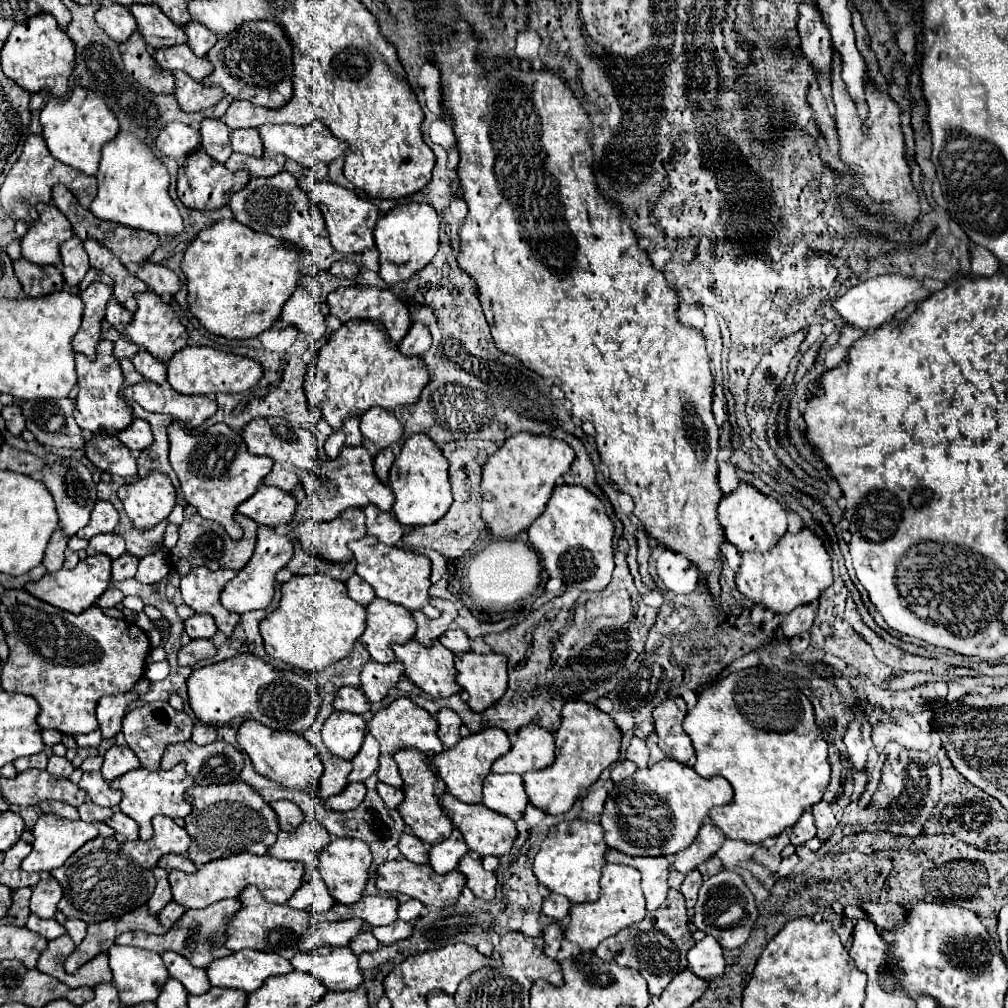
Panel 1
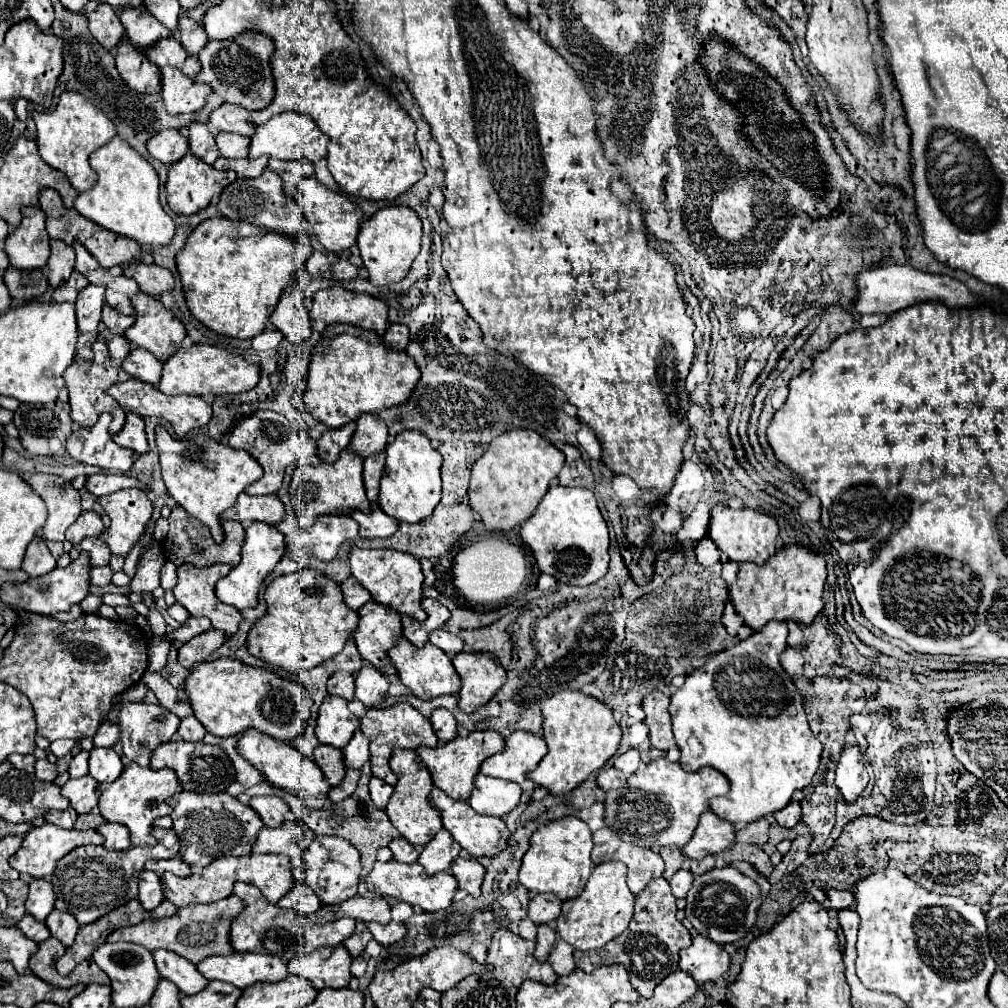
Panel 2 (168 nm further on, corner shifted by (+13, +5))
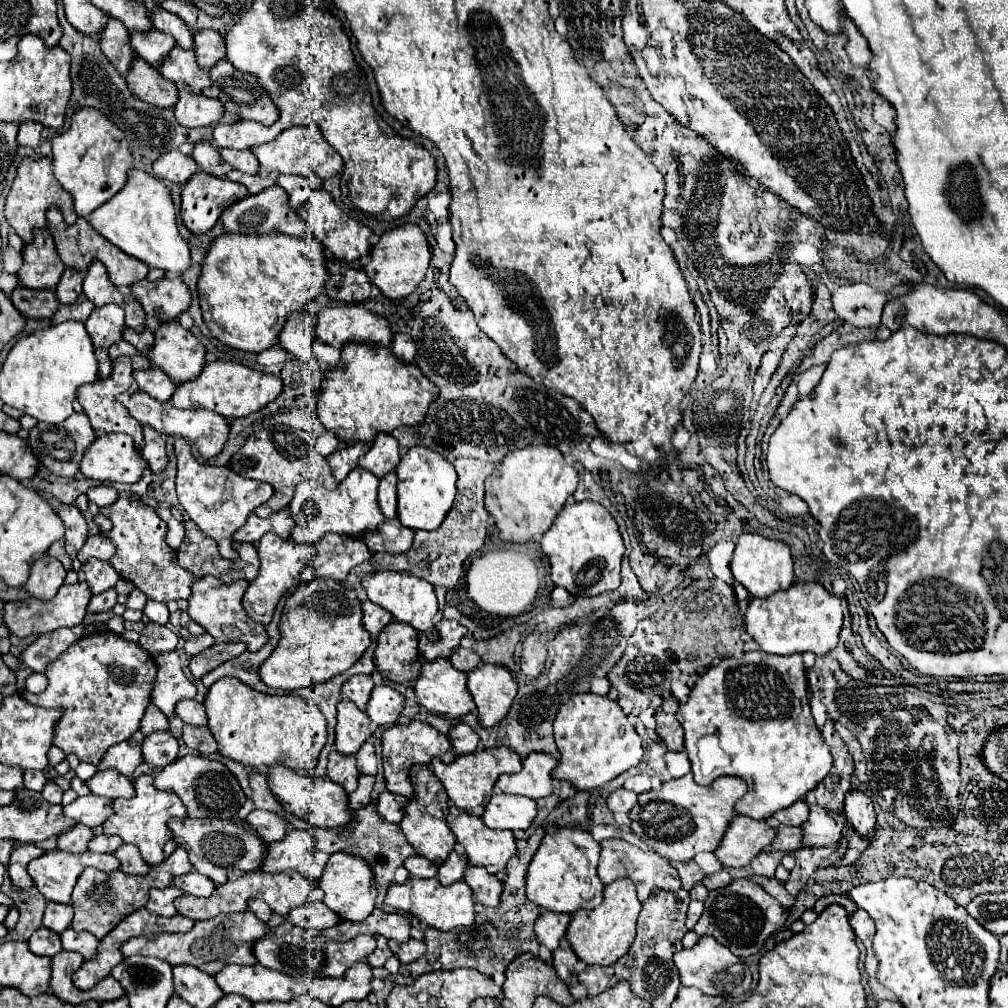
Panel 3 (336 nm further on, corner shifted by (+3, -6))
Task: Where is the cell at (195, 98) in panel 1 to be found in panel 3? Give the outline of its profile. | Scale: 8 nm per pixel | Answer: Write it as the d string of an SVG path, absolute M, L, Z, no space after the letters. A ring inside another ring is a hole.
M177 83L179 101L175 105L175 117L183 127L205 127L217 125L225 113L223 105L217 99L189 91L187 83Z

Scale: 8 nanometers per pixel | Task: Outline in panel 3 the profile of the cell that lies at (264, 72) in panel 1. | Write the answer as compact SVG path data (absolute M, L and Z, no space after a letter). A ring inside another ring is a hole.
M221 59L219 63L215 63L213 69L209 71L209 77L211 77L213 85L209 89L205 89L203 93L207 97L219 99L227 107L229 113L235 113L235 115L239 115L241 119L247 119L247 121L259 121L263 125L273 125L279 119L277 107L273 105L273 101L267 95L267 91L259 85L259 81L253 75L249 75L249 73L237 71L227 59Z

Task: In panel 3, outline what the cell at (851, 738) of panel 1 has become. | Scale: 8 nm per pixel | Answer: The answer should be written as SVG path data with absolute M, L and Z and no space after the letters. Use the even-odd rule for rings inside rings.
M849 791L845 797L845 817L849 825L867 841L875 837L877 831L877 815L873 809L873 801L863 791Z

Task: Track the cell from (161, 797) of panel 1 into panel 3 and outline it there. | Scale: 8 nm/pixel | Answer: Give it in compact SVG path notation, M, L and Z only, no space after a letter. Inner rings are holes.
M141 775L139 779L133 781L137 795L133 799L115 799L113 809L115 815L103 823L103 833L105 835L119 835L123 843L131 843L139 847L141 857L151 865L159 865L163 861L163 845L171 837L171 831L167 829L167 821L171 817L187 817L185 805L179 801L179 797L171 791L159 791L153 785L151 775Z

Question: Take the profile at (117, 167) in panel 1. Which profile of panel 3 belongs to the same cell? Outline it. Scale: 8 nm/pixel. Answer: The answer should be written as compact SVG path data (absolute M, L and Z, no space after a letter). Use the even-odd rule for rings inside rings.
M133 169L129 173L127 185L113 199L95 209L89 217L89 223L107 241L111 241L123 253L143 261L147 267L183 273L189 269L191 257L187 243L177 231L175 219L175 207L165 183L157 177L147 175L145 171Z

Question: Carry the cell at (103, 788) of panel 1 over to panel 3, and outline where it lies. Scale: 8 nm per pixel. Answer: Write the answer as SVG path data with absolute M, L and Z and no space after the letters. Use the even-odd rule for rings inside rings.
M91 793L85 795L85 797L77 797L69 805L63 805L63 811L65 811L67 817L71 817L77 823L87 825L91 829L103 825L105 819L109 819L113 815L111 799L97 797L97 795L91 795Z

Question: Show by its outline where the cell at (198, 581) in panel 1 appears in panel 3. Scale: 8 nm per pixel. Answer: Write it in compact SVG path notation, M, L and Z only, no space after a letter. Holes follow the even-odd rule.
M201 577L193 583L193 593L189 597L189 617L199 623L215 641L241 641L247 643L249 651L259 651L265 643L267 643L267 631L263 625L259 625L257 621L249 619L249 615L245 613L241 599L247 591L249 583L247 581L235 581L231 585L221 583L215 577Z

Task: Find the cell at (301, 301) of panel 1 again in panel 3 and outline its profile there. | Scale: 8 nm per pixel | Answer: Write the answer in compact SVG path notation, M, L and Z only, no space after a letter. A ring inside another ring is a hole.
M305 309L291 313L281 335L279 335L279 345L295 355L301 361L311 359L311 343L315 339L315 317L307 313Z

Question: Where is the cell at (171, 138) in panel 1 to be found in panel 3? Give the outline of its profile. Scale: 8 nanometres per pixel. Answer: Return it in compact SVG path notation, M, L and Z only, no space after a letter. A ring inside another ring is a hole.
M175 149L175 151L169 151L169 153L161 155L153 163L153 171L159 179L167 179L171 183L185 185L193 177L193 173L197 173L197 163L191 157L179 153Z

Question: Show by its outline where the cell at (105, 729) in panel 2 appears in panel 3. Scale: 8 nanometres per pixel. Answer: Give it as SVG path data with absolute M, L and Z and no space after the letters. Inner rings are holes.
M136 731L129 741L123 741L119 745L113 745L103 761L99 763L99 769L115 769L125 777L131 777L131 773L143 763L141 746L144 735L141 731Z

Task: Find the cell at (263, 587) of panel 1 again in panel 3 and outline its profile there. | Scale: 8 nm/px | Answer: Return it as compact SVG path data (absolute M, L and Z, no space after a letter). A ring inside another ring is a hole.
M265 533L261 537L261 541L257 543L257 551L259 551L259 559L261 559L261 569L259 569L257 579L251 581L251 585L243 597L243 607L253 621L257 621L261 625L269 625L273 611L275 611L279 599L283 597L283 593L287 593L291 587L301 583L301 569L313 557L315 547L314 545L293 543L293 541L283 541L279 535Z

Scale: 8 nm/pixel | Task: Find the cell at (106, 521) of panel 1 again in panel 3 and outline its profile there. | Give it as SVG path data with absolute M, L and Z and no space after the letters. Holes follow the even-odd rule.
M95 535L95 537L89 537L81 549L81 553L77 553L77 559L81 563L87 563L89 559L99 559L99 561L109 561L111 557L115 555L115 547L113 543L107 539L107 537L101 537Z

